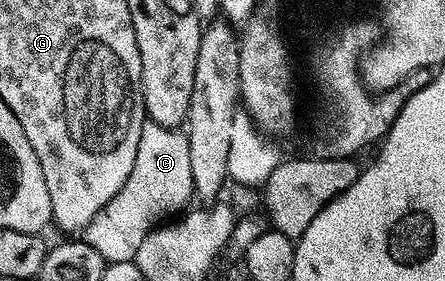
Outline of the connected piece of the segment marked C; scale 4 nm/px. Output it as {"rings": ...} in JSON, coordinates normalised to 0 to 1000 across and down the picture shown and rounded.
{"rings":[[[324,438],[308,505],[308,562],[299,577],[299,633],[285,641],[267,687],[216,762],[209,790],[184,815],[184,851],[225,897],[243,940],[301,925],[330,836],[422,737],[418,726],[434,712],[436,676],[418,480],[360,441]]]}

